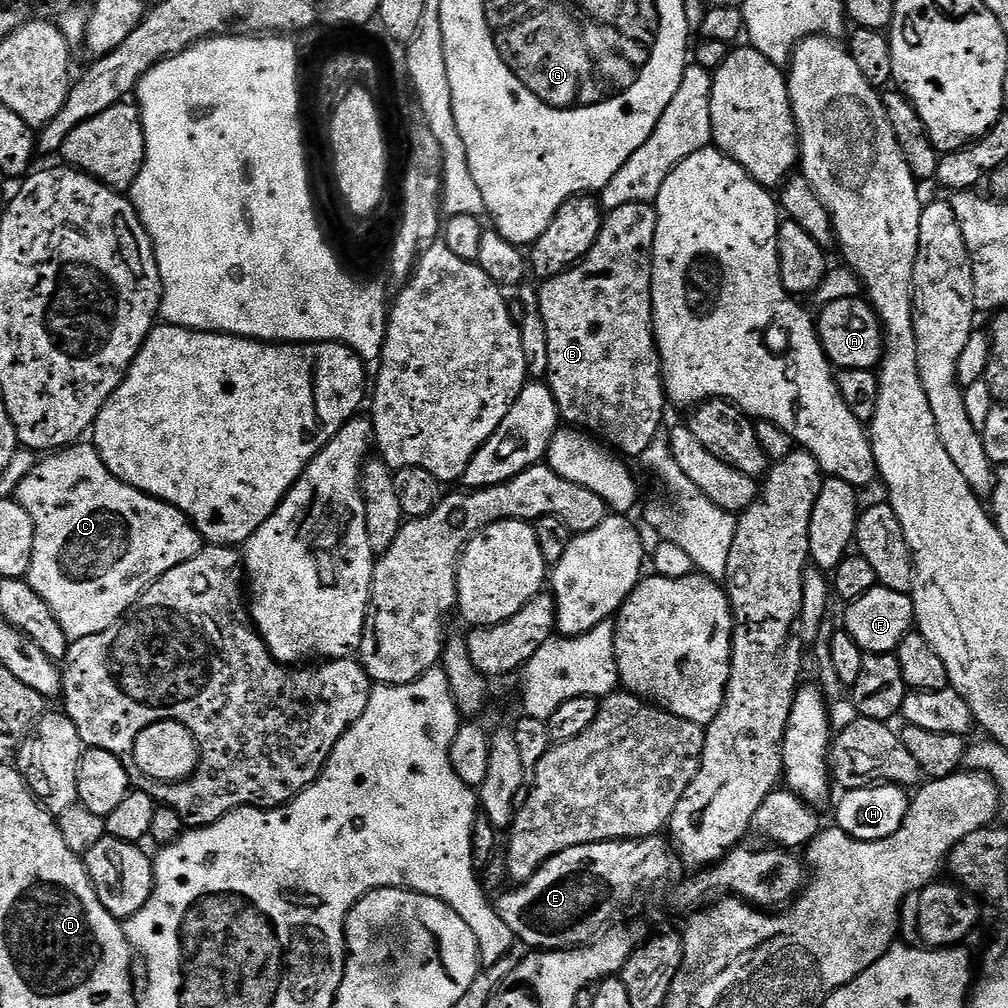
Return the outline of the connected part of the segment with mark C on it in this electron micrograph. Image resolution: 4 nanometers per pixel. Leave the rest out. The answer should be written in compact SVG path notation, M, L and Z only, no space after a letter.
M76 442L67 448L45 455L36 463L30 474L22 479L20 487L14 495L15 499L19 500L21 506L30 514L30 518L34 518L34 558L30 562L30 570L26 577L27 582L48 603L50 610L58 618L62 630L68 635L69 641L90 638L90 634L102 634L102 630L110 630L110 626L114 626L119 620L124 619L124 613L140 599L140 595L155 580L165 576L174 566L194 558L202 547L200 531L183 512L178 511L175 506L164 500L157 500L155 496L148 496L144 492L139 492L134 486L130 486L119 480L114 474L110 474L110 470L102 462L102 458L96 452L95 447L91 443L80 443L84 442Z

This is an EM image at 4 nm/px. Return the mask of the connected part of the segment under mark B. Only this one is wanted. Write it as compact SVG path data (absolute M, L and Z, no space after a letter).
M652 204L613 208L604 217L598 242L583 260L538 288L550 342L546 383L560 408L561 421L603 438L625 457L643 457L664 420L666 393L652 326L652 251L657 230Z

